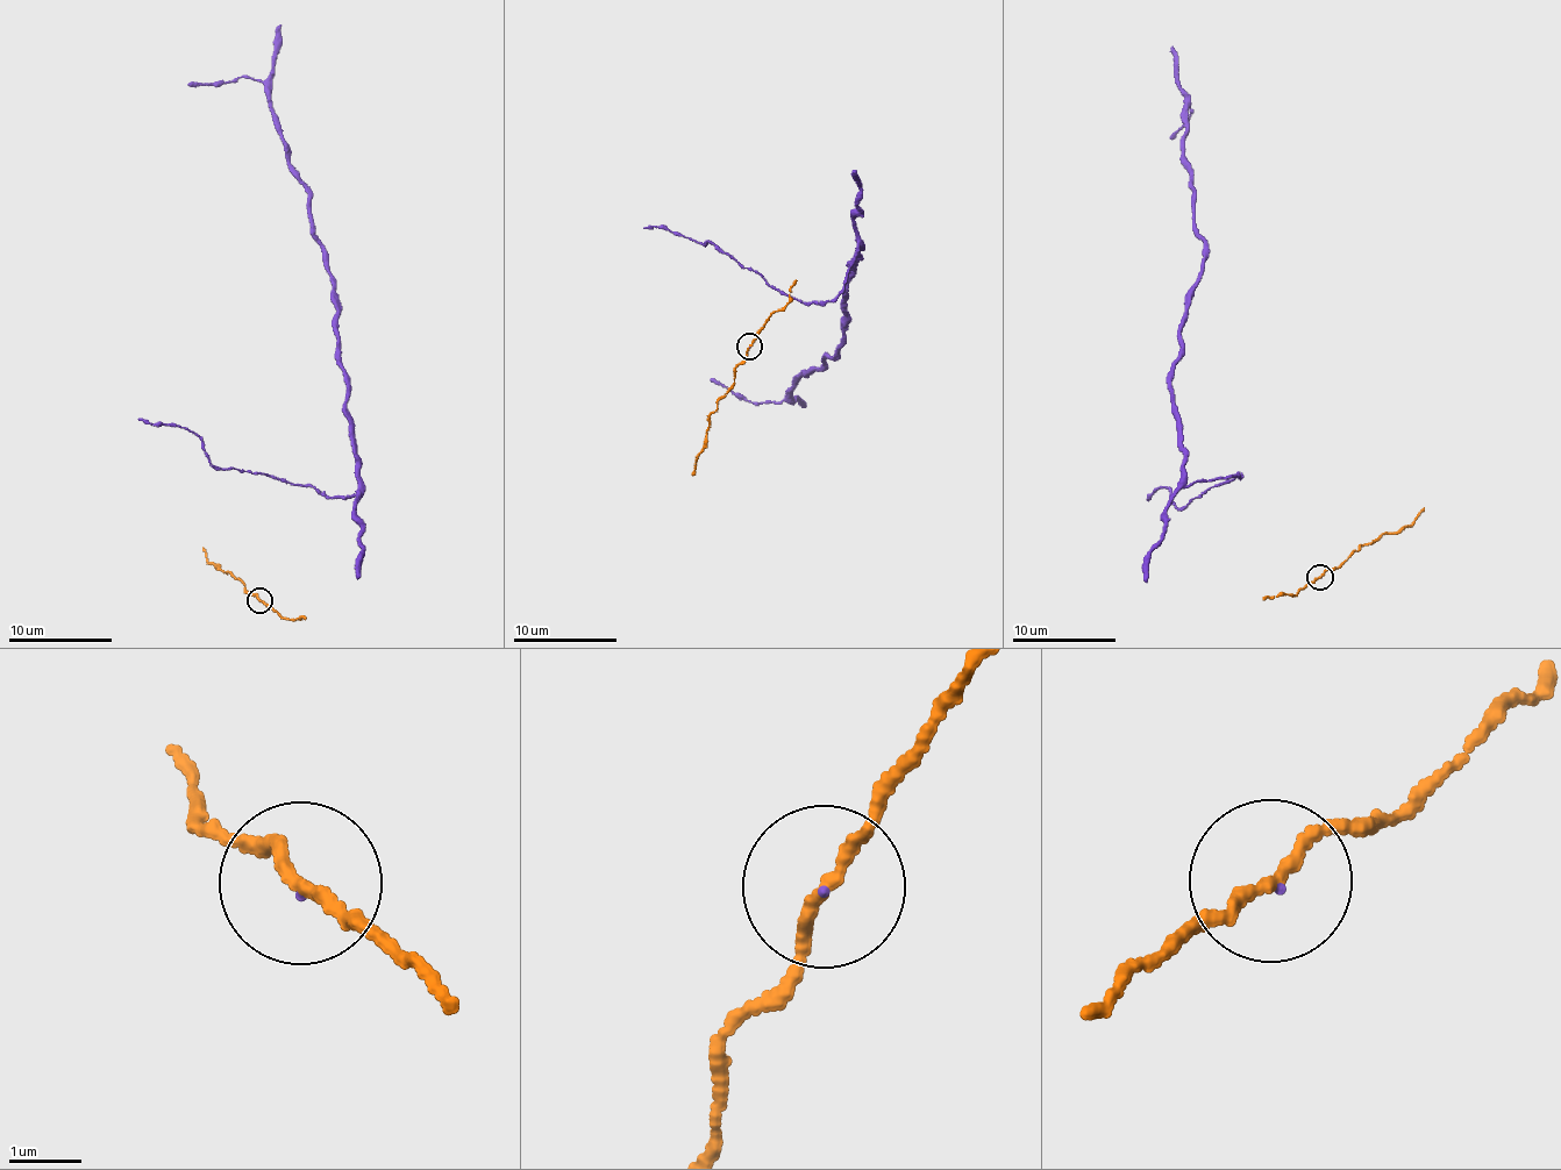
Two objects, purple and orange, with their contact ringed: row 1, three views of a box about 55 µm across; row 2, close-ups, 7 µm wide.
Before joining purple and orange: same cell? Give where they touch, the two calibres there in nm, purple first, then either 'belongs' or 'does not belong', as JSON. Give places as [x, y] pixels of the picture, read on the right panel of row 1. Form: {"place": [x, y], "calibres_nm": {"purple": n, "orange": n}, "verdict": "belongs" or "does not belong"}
{"place": [1320, 577], "calibres_nm": {"purple": 20, "orange": 160}, "verdict": "belongs"}

